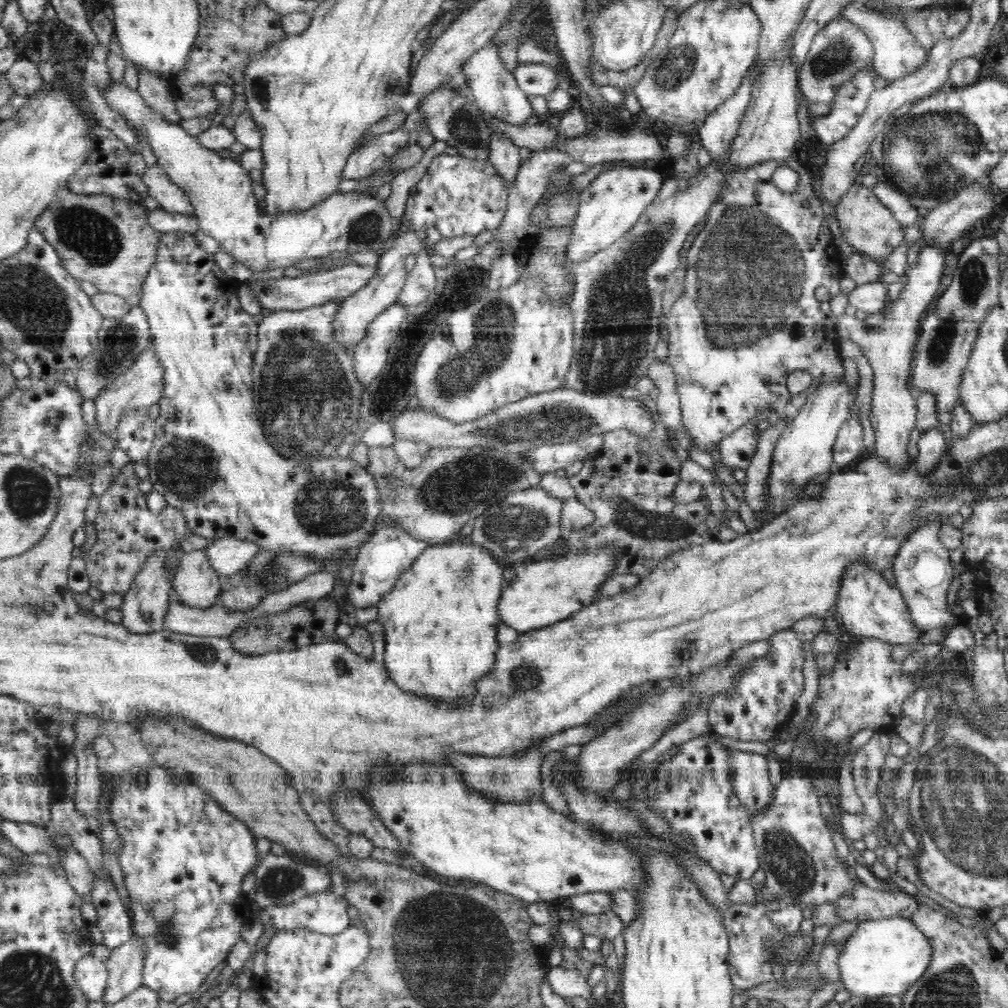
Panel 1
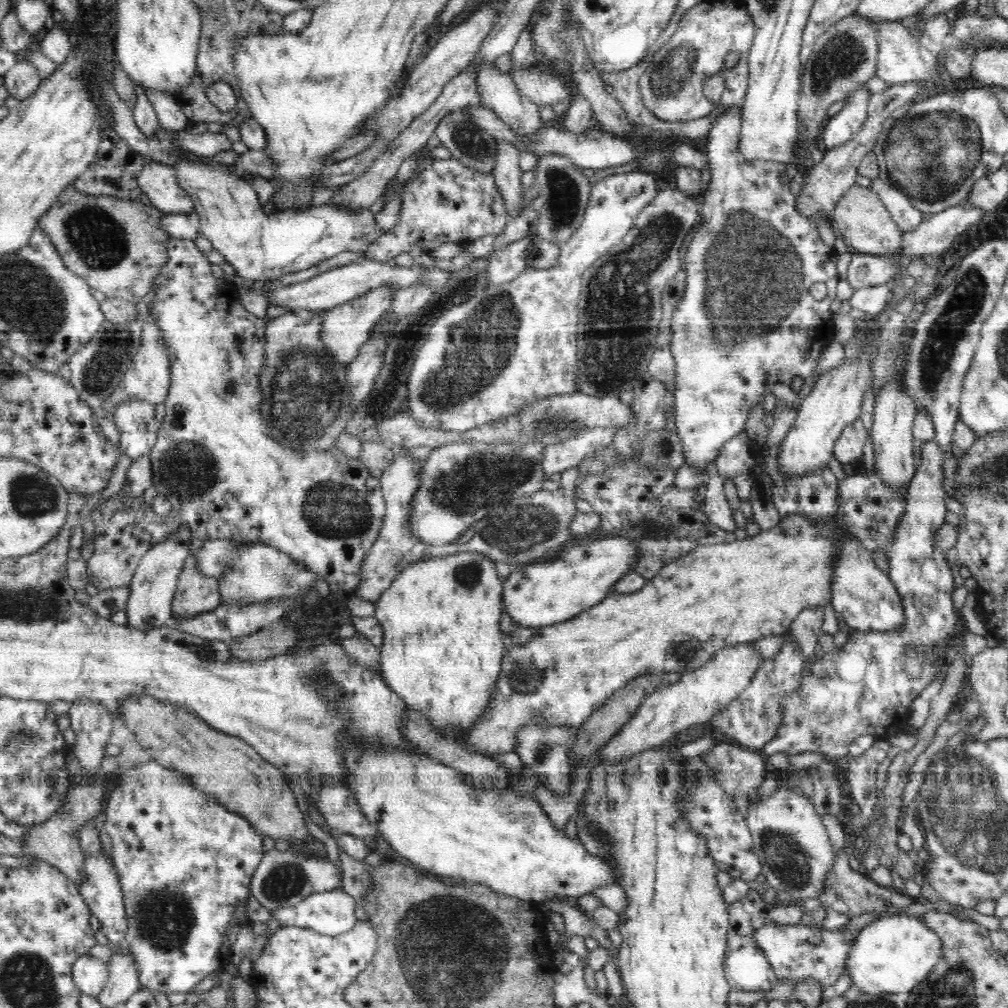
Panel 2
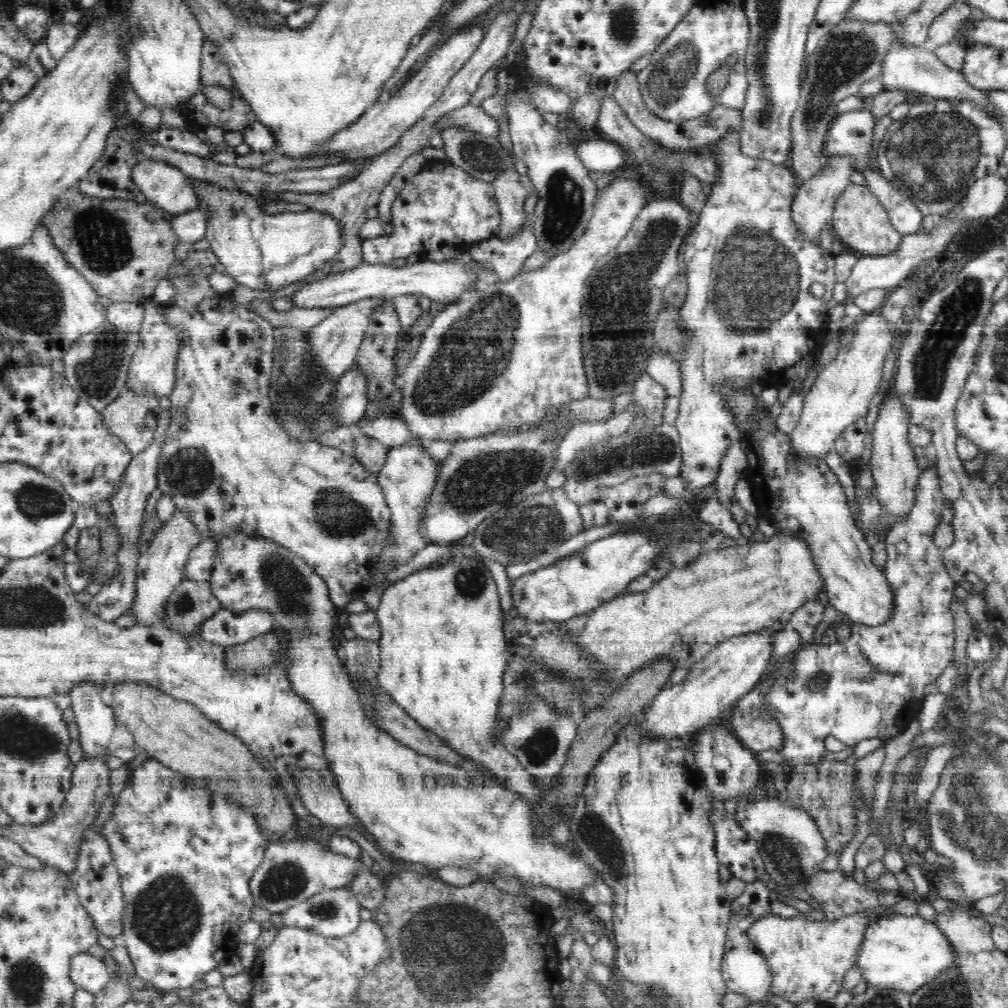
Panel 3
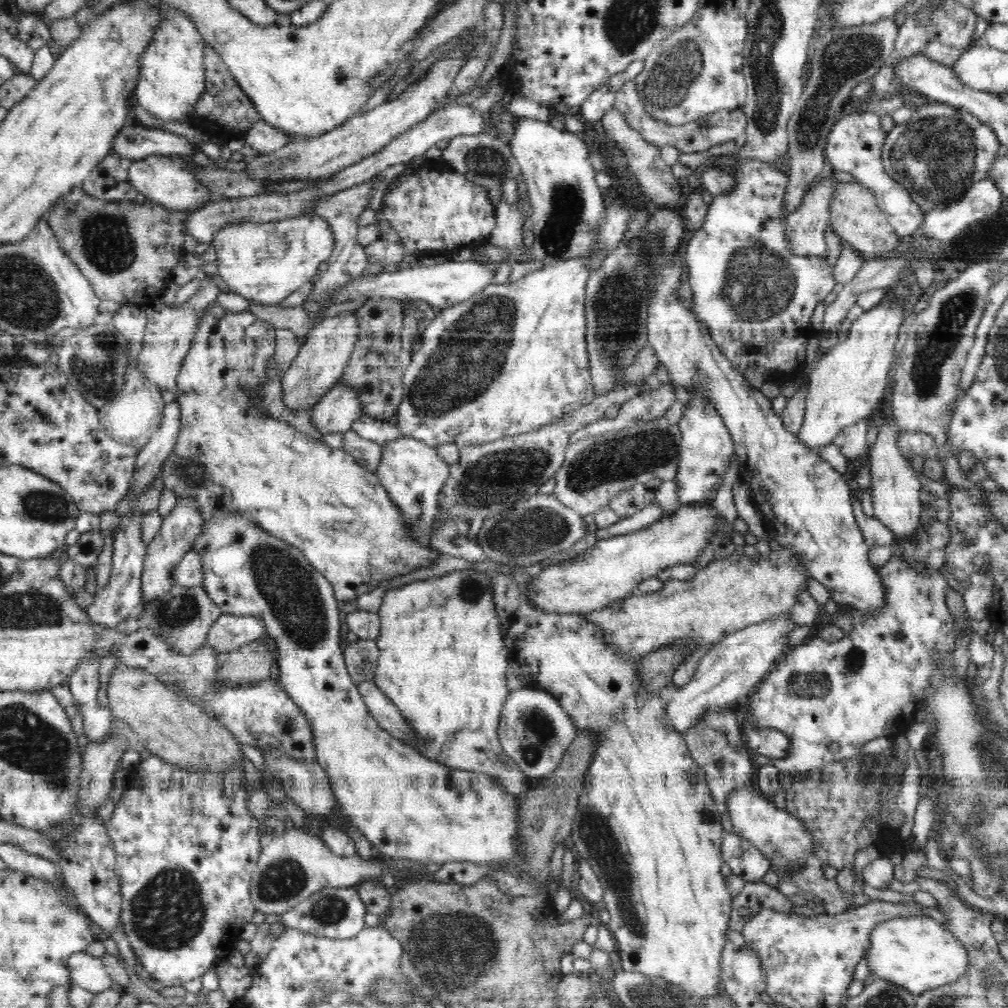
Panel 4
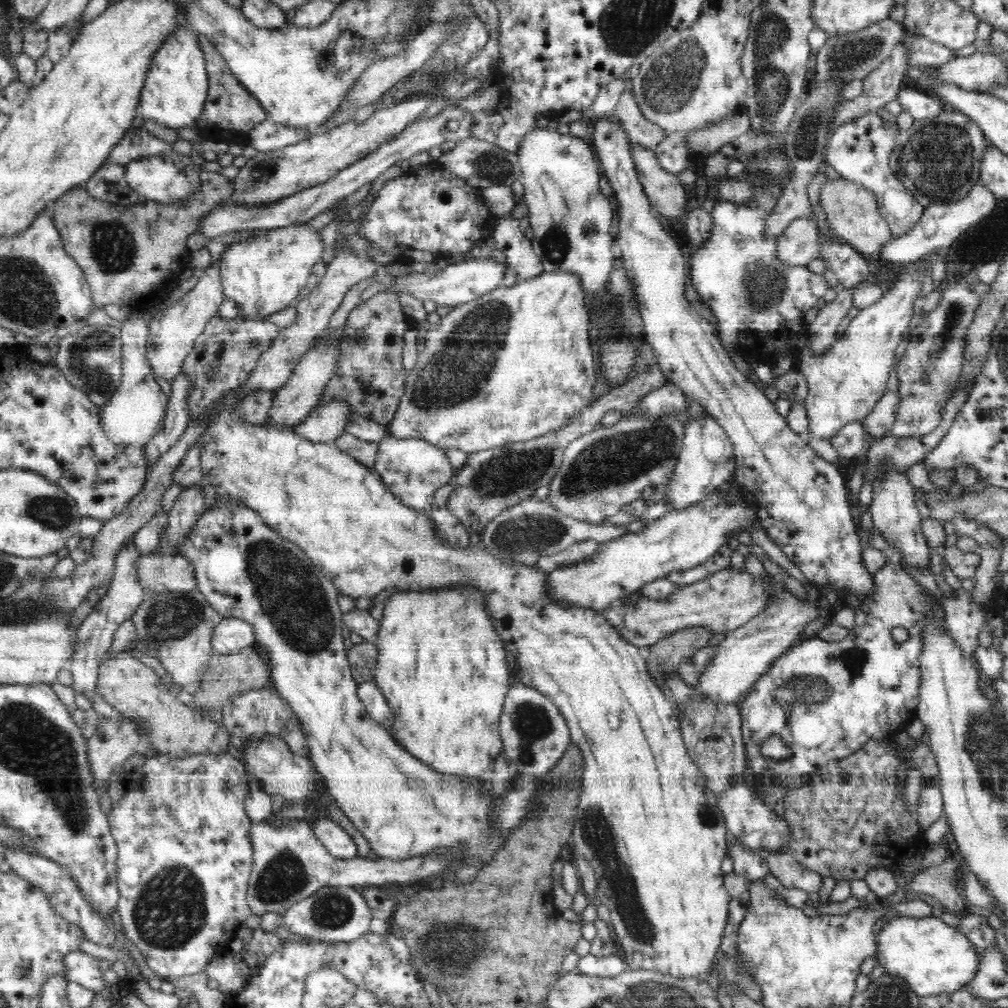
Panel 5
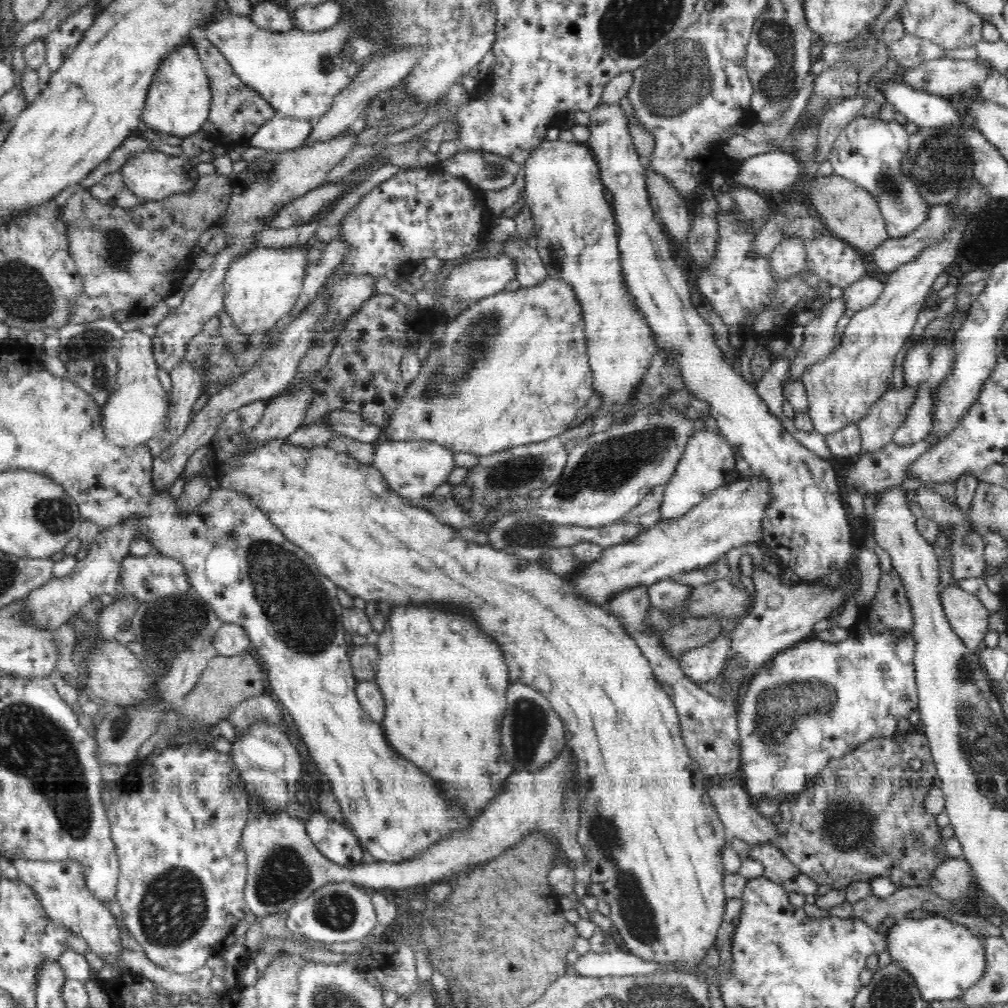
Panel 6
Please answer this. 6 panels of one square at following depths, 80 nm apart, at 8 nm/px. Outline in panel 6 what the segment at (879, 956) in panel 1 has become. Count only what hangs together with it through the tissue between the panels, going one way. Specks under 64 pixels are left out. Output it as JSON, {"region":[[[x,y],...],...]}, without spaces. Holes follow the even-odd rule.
{"region":[[[931,914],[928,918],[900,918],[885,927],[886,948],[891,962],[903,968],[914,979],[924,1001],[946,1001],[960,998],[970,986],[976,984],[985,972],[985,941],[976,938],[972,929],[952,923],[940,914]]]}

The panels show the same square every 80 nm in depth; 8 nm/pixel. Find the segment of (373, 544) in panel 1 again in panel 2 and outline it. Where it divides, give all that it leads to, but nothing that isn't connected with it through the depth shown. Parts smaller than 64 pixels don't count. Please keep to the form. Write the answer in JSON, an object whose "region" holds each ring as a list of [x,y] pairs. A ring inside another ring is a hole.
{"region":[[[401,452],[394,453],[394,460],[380,476],[381,489],[386,499],[387,512],[380,530],[380,538],[374,542],[370,552],[366,554],[362,569],[362,582],[354,590],[353,596],[362,600],[368,600],[376,604],[378,599],[406,567],[420,562],[426,551],[427,545],[412,535],[410,531],[410,514],[412,514],[411,502],[416,489],[419,489],[423,462],[414,460],[409,456],[403,456]]]}

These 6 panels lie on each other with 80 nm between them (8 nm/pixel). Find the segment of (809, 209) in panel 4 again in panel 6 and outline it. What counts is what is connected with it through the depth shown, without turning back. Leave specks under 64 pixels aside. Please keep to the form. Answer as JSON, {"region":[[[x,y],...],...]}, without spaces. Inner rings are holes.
{"region":[[[802,237],[782,239],[768,257],[772,277],[783,281],[804,270],[804,266],[806,266],[806,243],[802,241]]]}

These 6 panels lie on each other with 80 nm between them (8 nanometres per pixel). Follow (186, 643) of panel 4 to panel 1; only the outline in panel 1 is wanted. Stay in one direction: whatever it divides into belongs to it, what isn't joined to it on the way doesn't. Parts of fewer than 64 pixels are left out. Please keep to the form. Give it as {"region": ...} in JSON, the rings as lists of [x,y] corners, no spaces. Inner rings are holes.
{"region":[[[203,549],[180,557],[173,578],[180,603],[201,609],[219,604],[221,575],[210,567],[208,556],[207,550]]]}

